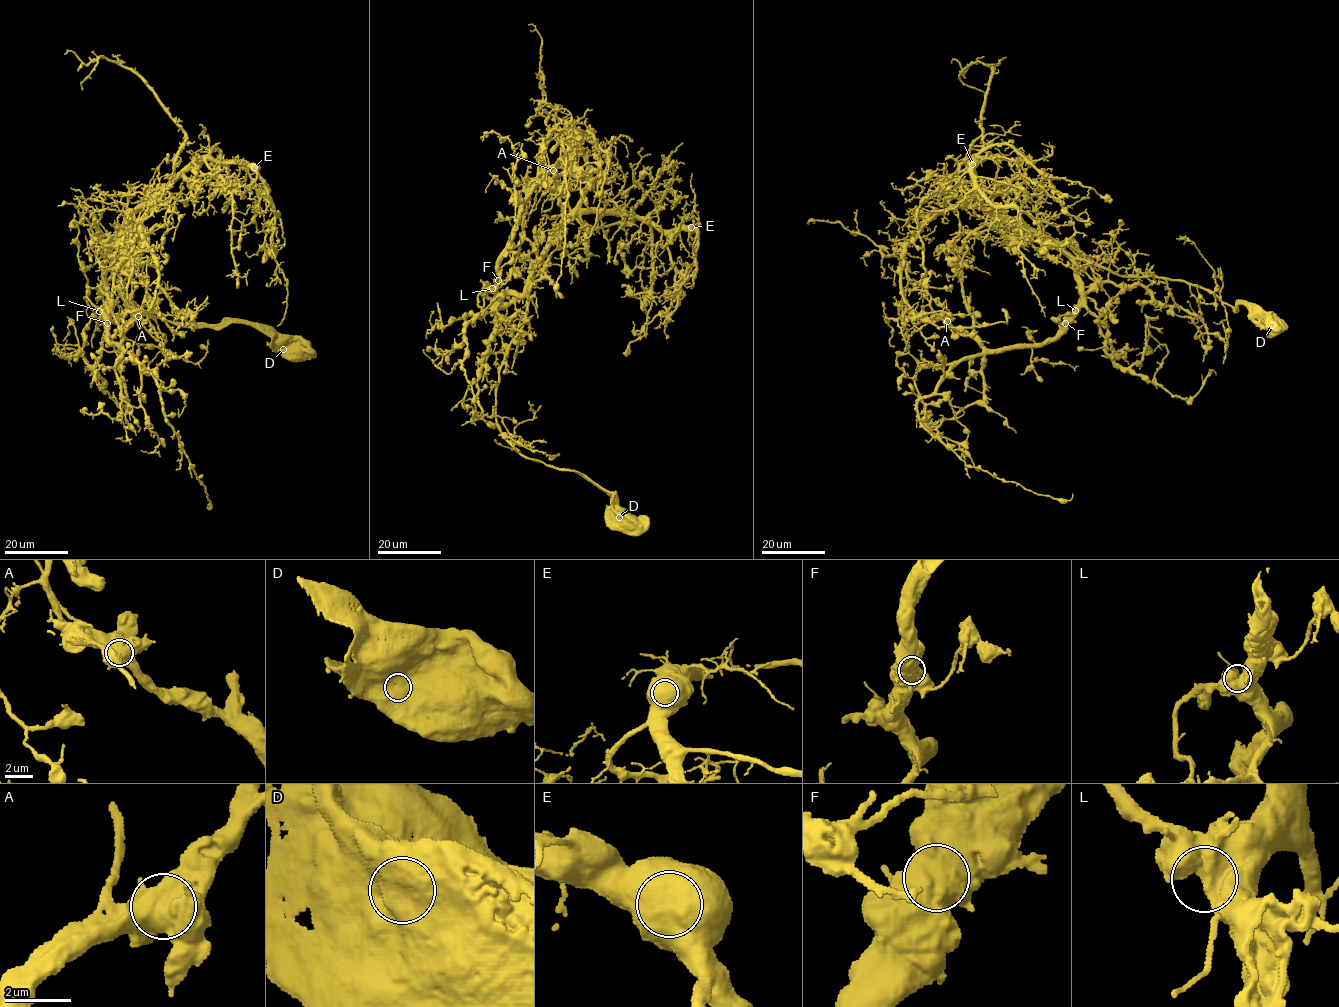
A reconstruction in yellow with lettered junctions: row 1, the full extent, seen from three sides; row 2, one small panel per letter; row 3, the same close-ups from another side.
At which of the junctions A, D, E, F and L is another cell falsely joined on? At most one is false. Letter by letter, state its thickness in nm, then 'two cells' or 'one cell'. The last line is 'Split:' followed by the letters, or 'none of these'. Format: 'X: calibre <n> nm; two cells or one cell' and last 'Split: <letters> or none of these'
A: calibre 1000 nm; one cell
D: calibre 1550 nm; one cell
E: calibre 1250 nm; one cell
F: calibre 1000 nm; one cell
L: calibre 950 nm; one cell
Split: none of these

